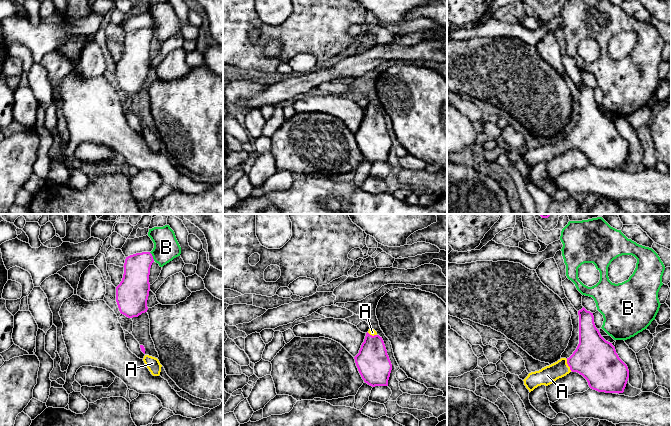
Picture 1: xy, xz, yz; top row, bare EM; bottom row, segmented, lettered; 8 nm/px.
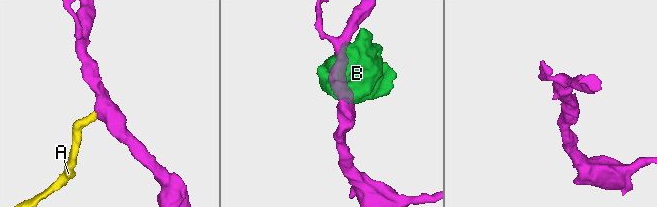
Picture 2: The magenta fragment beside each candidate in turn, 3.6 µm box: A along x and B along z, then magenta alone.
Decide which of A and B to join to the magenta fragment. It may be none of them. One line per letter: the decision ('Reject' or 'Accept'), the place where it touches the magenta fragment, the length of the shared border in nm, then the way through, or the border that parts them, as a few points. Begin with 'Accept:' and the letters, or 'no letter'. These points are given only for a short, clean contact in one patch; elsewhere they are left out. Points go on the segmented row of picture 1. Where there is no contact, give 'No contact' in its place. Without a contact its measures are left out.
Accept: A
A: Accept. Touches magenta at yz (568, 365). Shared border 100 nm. Path across: yz (595, 359), (579, 361), (568, 365), (547, 375)
B: Reject. Touches magenta at xy (152, 256). Shared border 80 nm. Boundary: xy (149, 252), (154, 260)

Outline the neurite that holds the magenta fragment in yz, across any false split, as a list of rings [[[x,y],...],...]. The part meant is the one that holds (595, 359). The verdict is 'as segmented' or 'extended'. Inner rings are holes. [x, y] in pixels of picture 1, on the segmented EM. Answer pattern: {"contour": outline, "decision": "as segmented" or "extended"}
{"contour": [[[584,307],[579,315],[579,344],[569,358],[531,372],[523,380],[533,391],[541,385],[548,386],[572,372],[582,375],[591,389],[605,393],[623,393],[629,370],[619,358],[612,343],[606,341],[596,328],[593,313]]], "decision": "extended"}

